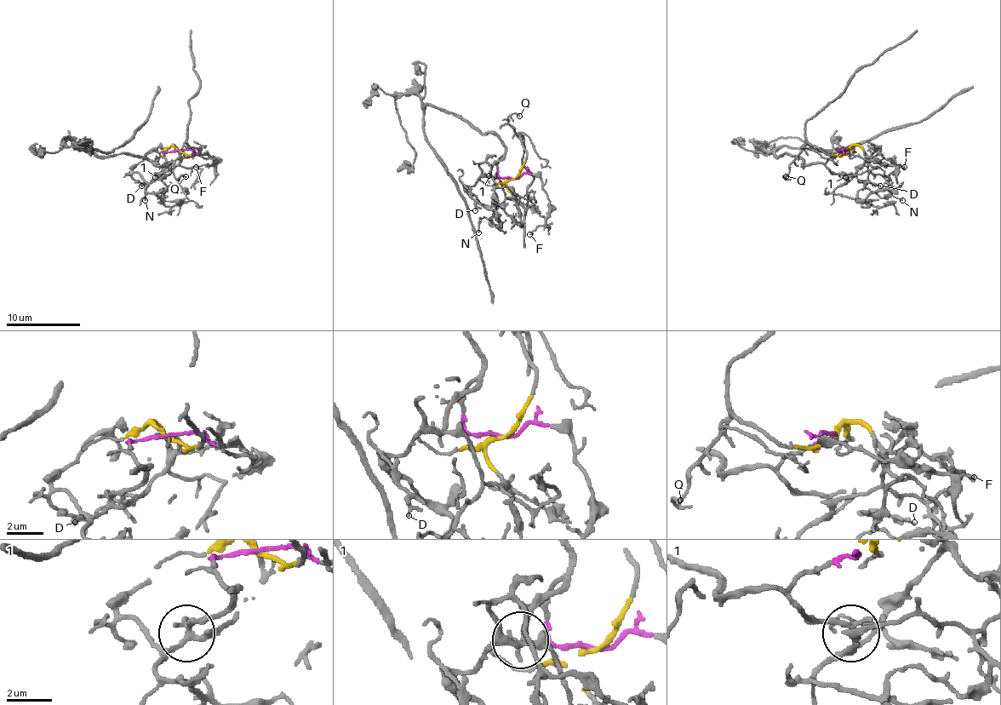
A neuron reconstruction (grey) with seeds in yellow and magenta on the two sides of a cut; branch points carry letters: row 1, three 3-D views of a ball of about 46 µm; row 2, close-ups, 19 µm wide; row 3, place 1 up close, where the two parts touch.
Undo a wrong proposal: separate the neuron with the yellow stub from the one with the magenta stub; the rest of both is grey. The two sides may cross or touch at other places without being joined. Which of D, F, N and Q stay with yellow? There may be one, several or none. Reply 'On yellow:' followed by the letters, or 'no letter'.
On yellow: N, Q

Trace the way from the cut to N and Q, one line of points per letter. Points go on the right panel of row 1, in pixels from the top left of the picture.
N: (847, 151), (853, 145), (858, 145), (867, 165), (875, 174), (888, 178), (888, 187), (902, 200)
Q: (847, 151), (829, 154), (807, 145), (790, 165), (788, 174), (783, 176), (786, 176)

